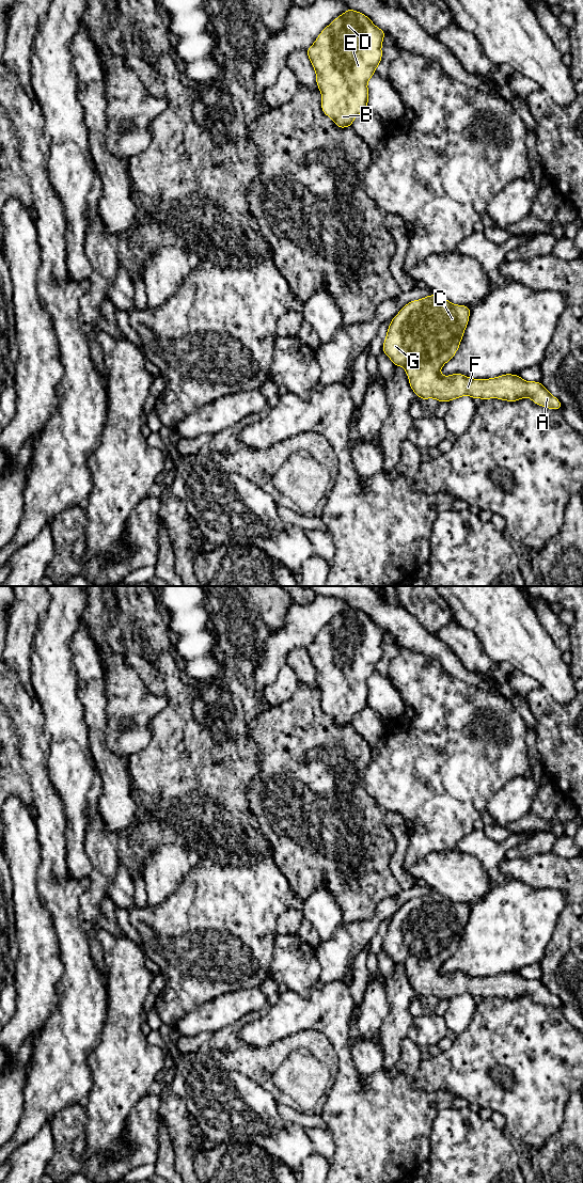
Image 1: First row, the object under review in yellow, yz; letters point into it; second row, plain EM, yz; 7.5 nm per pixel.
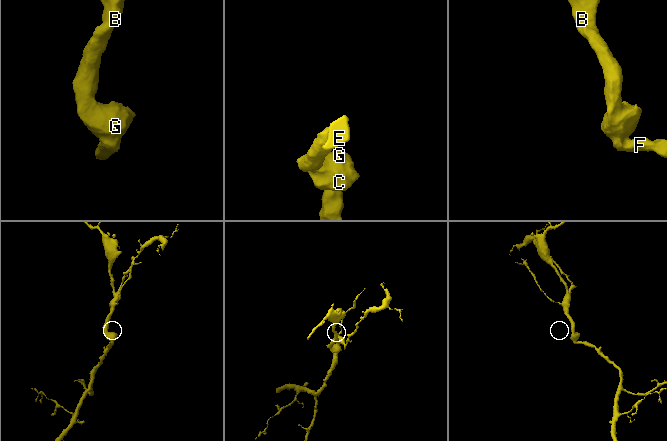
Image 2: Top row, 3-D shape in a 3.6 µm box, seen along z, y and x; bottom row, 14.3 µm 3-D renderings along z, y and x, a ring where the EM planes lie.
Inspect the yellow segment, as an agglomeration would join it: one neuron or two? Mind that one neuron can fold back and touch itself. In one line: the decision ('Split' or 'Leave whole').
Leave whole

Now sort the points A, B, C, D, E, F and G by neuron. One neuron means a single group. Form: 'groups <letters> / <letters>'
groups A B C D E F G

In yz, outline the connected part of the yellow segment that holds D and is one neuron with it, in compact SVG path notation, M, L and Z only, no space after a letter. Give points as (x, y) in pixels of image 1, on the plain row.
M348 606L336 615L306 647L321 690L321 708L338 726L352 724L356 714L367 707L367 680L381 660L385 630L363 611Z

